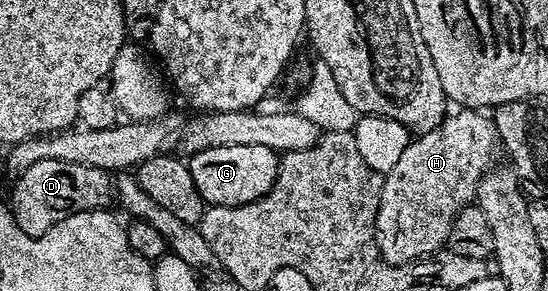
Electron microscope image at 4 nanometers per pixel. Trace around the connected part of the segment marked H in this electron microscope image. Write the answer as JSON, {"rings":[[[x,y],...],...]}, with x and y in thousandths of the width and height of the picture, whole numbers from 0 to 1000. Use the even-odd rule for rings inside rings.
{"rings":[[[834,378],[799,440],[776,454],[768,471],[748,478],[743,515],[714,584],[701,595],[695,691],[688,725],[688,863],[706,907],[752,907],[777,880],[788,880],[812,852],[823,763],[845,718],[865,698],[870,643],[885,595],[894,588],[900,533],[911,522],[907,440],[898,409],[878,378]]]}

